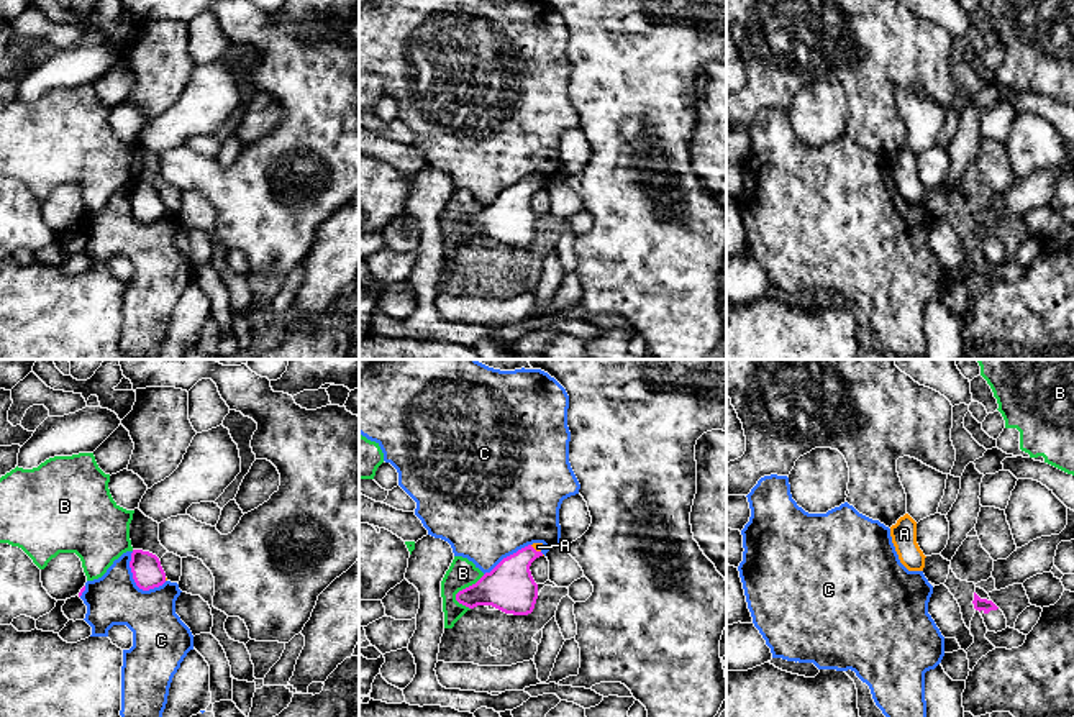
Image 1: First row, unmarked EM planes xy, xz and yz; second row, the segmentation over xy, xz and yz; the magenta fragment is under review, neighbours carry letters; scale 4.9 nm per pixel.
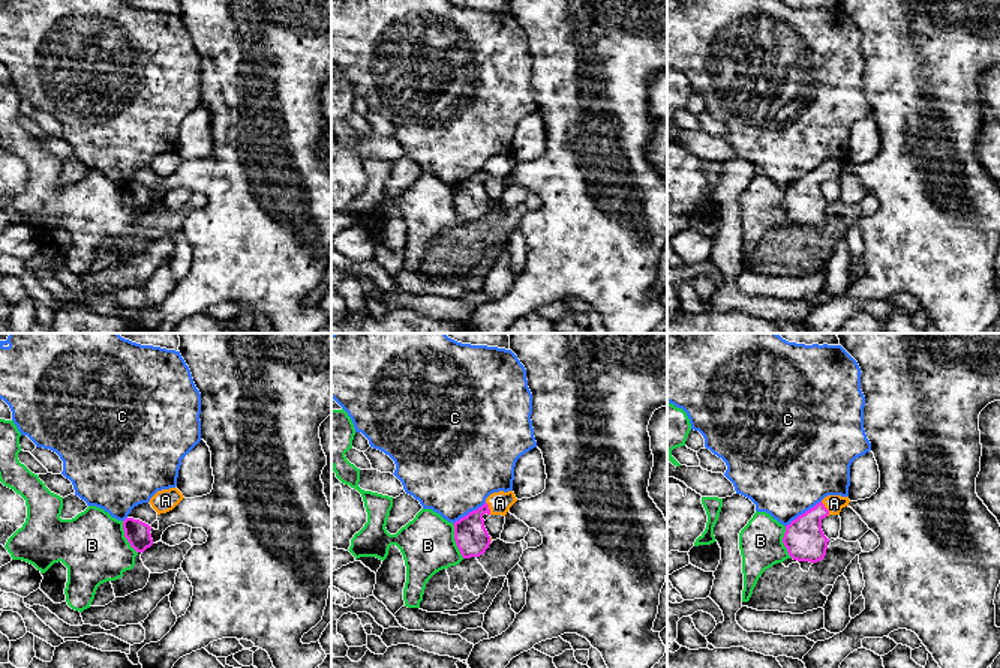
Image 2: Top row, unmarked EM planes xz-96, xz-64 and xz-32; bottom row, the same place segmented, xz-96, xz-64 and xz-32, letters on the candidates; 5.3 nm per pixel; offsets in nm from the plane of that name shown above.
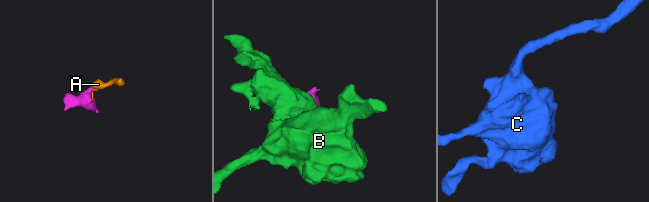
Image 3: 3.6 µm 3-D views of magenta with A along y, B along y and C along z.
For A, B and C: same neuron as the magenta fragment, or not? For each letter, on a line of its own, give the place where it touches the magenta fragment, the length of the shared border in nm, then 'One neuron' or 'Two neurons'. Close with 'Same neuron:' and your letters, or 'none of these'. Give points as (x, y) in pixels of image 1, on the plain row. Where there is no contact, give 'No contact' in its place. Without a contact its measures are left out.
A: Touches magenta at xz (533, 181). Shared border 70 nm. One neuron
B: Touches magenta at xz (469, 219). Shared border 200 nm. Two neurons
C: Touches magenta at xy (135, 214). Shared border 240 nm. Two neurons
Same neuron: A

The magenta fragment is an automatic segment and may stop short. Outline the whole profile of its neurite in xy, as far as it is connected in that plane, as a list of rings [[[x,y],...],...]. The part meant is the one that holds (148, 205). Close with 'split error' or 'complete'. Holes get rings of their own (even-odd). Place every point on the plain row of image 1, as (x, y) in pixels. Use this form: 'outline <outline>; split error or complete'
outline [[[133,182],[130,200],[136,218],[143,223],[159,220],[166,215],[166,205],[156,187],[143,182]]]; complete

